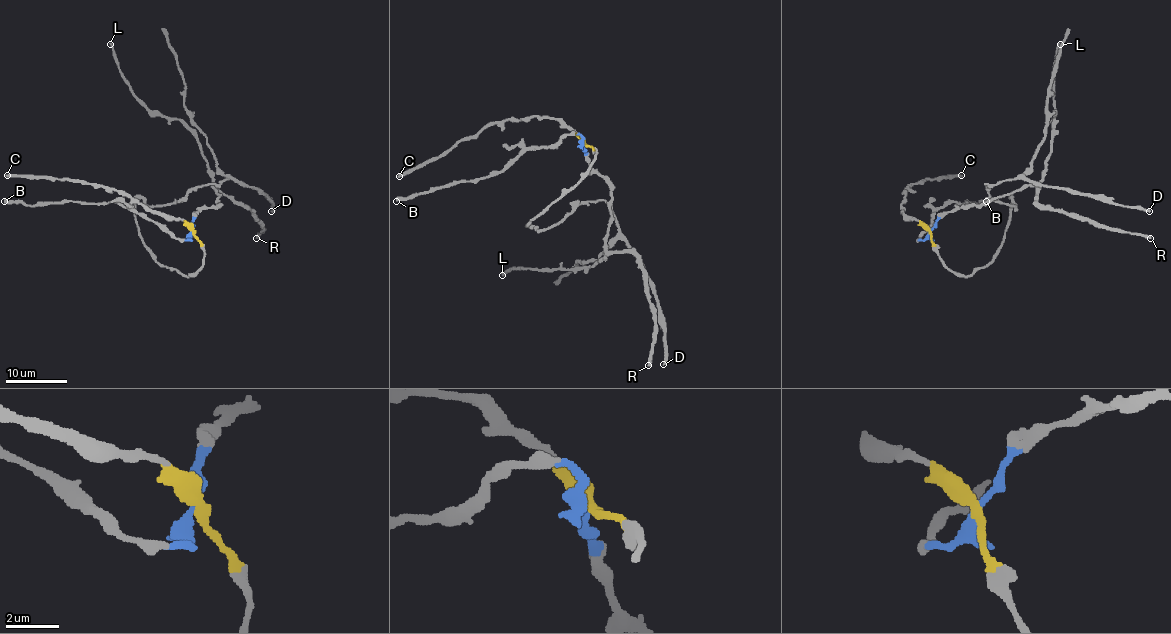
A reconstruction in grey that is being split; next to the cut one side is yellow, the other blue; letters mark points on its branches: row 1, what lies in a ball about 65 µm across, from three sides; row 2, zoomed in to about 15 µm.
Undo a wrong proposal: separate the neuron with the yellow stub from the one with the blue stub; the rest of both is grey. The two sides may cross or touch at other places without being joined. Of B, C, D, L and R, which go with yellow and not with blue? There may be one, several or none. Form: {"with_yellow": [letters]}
{"with_yellow": ["C", "D"]}

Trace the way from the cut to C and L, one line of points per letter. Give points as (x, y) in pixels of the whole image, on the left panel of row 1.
C: (193, 231), (183, 221), (148, 211), (117, 191), (68, 179), (6, 174)
L: (191, 231), (197, 211), (219, 205), (199, 140), (177, 119), (154, 116), (148, 110), (120, 71), (109, 43)

